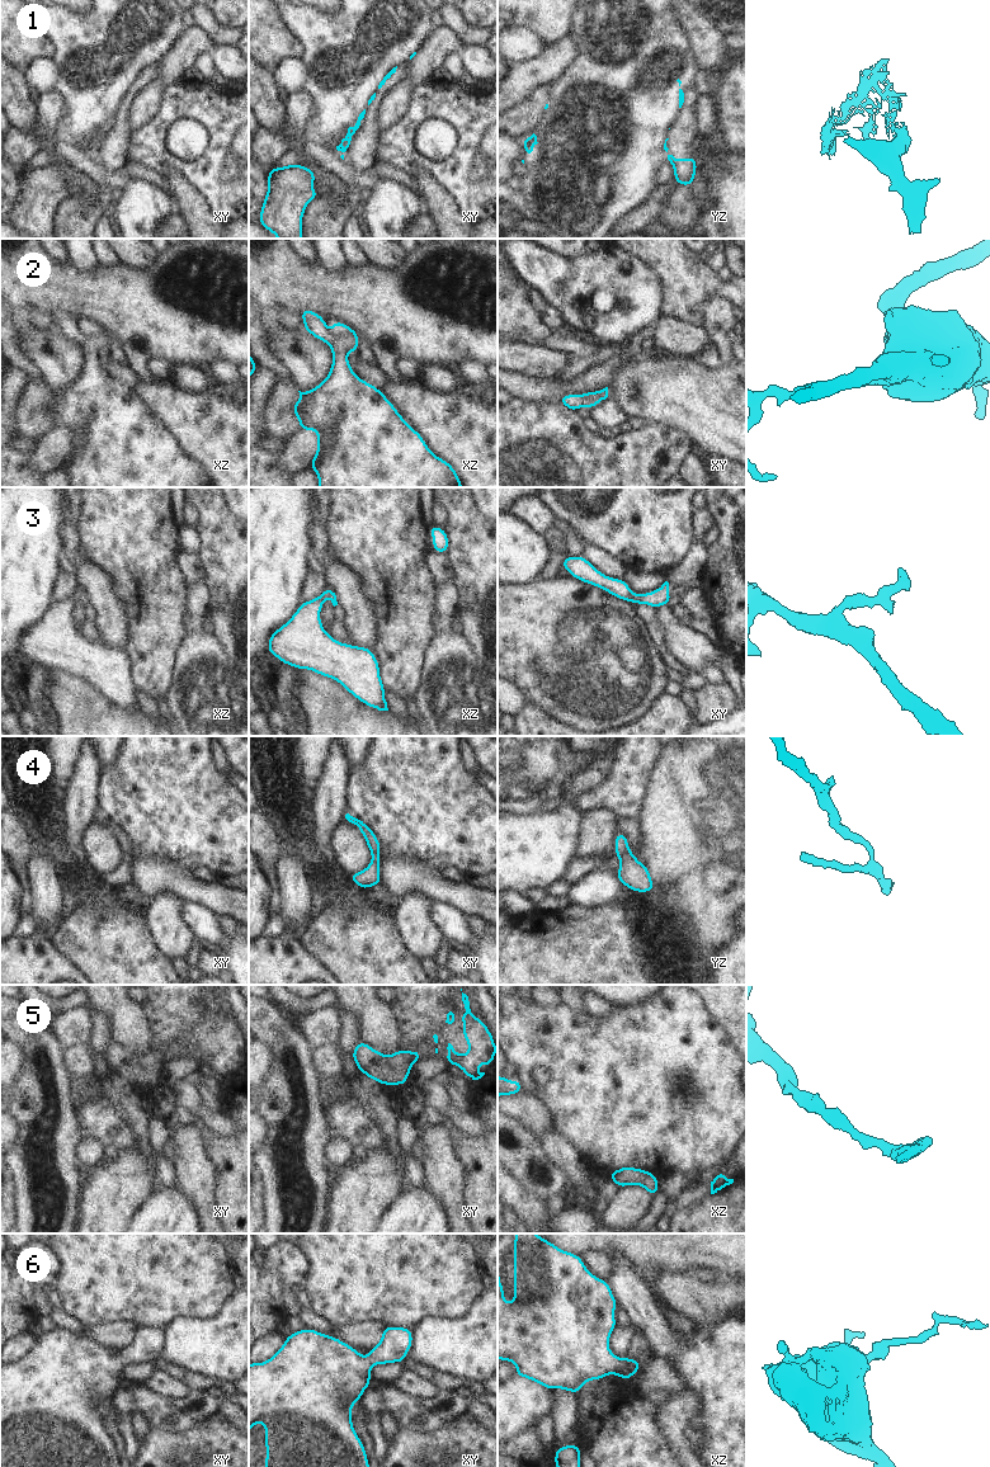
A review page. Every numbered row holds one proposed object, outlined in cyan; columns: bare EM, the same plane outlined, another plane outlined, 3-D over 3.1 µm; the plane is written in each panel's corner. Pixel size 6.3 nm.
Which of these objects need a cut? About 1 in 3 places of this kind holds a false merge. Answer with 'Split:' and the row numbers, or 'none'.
Split: 1

